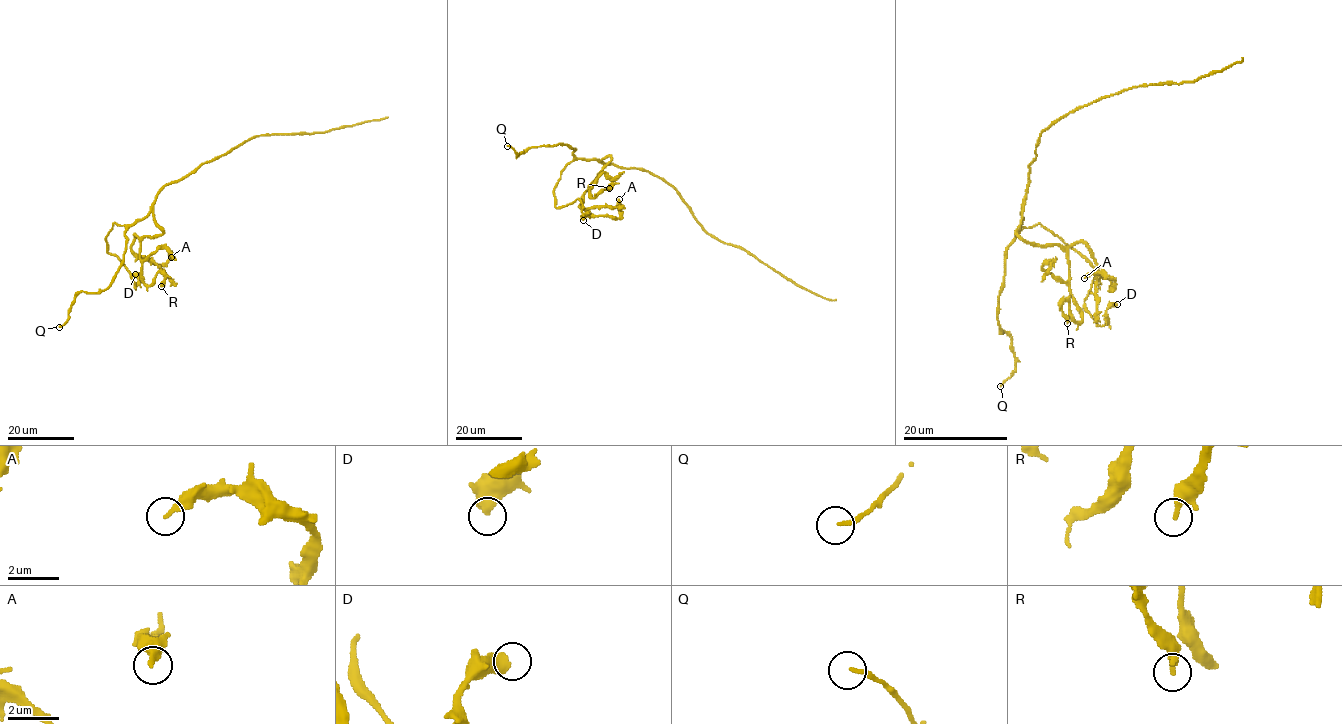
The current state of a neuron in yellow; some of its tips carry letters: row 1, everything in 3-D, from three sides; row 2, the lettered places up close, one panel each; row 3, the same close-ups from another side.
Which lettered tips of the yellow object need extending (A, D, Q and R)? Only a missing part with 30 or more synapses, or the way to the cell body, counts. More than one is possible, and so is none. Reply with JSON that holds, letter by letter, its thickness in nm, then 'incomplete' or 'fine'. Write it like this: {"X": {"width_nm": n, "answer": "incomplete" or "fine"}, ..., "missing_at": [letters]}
{"A": {"width_nm": 280, "answer": "fine"}, "D": {"width_nm": 600, "answer": "fine"}, "Q": {"width_nm": 160, "answer": "fine"}, "R": {"width_nm": 320, "answer": "fine"}, "missing_at": []}

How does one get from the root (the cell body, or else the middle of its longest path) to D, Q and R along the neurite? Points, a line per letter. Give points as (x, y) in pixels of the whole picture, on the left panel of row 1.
D: (199, 165), (167, 184), (146, 216), (112, 225), (106, 251), (125, 266), (134, 288), (135, 274)
Q: (199, 165), (163, 187), (152, 210), (126, 231), (113, 281), (97, 292), (81, 291), (59, 327)
R: (199, 165), (159, 192), (153, 215), (163, 232), (141, 241), (141, 280), (149, 286), (162, 272), (161, 286)

